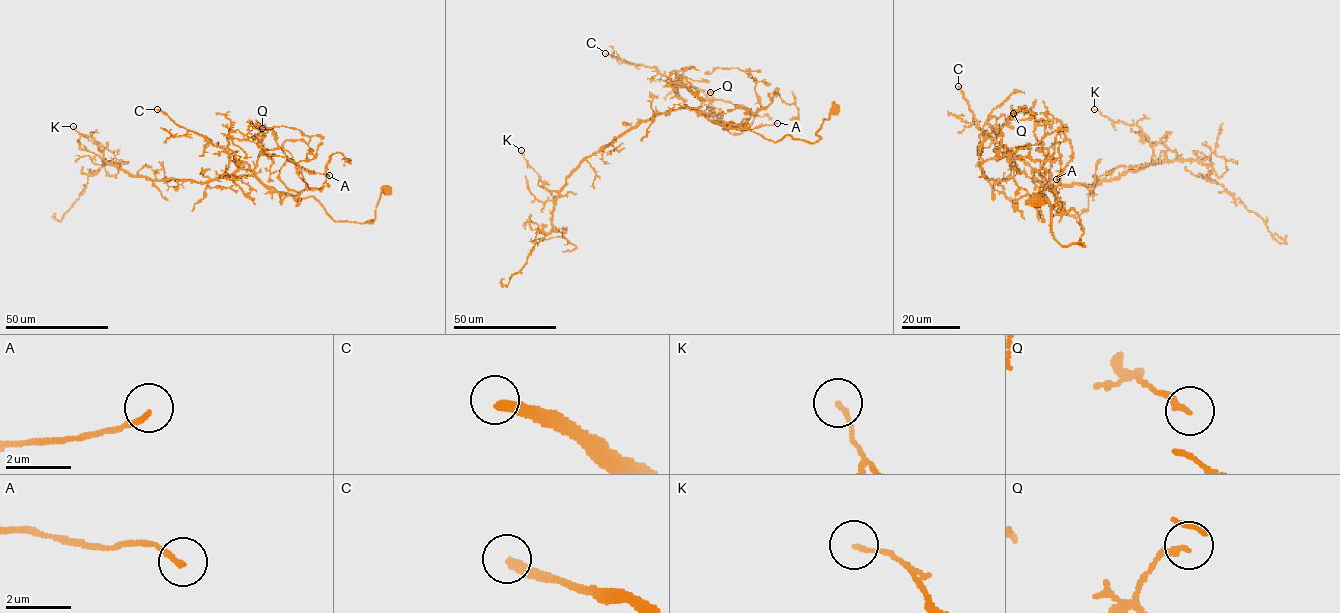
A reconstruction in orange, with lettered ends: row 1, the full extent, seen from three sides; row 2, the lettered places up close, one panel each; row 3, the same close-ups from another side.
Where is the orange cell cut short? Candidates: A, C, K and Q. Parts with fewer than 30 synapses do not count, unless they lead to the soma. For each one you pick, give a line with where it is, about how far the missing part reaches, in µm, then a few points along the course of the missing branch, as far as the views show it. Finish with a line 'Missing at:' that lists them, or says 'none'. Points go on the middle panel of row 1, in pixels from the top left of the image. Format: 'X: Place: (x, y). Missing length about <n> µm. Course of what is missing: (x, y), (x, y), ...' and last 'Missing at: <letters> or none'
C: Place: (605, 53). Missing length about 90 µm. Course of what is missing: (605, 53), (595, 48), (572, 47), (551, 52), (533, 52), (517, 63), (508, 86), (515, 131)
Missing at: C

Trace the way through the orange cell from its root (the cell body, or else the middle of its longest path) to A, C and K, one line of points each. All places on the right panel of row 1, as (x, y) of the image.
A: (1037, 198), (1053, 236), (1084, 246), (1073, 244), (1078, 213), (1063, 211), (1040, 171), (1068, 139), (1056, 179)
C: (1037, 198), (1053, 236), (1084, 246), (1073, 244), (1078, 213), (978, 128), (958, 86)
K: (1037, 198), (1053, 236), (1084, 246), (1078, 213), (1033, 171), (1052, 189), (1152, 162), (1136, 125), (1094, 109)

